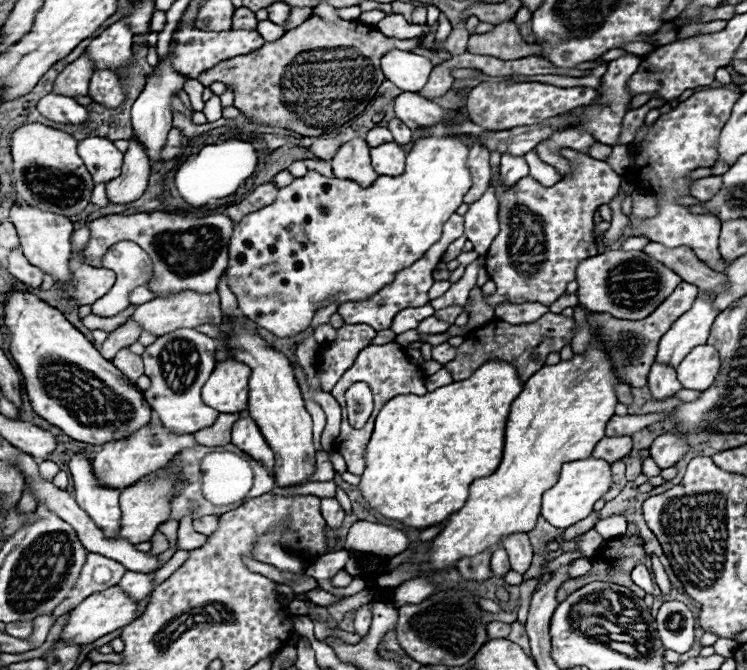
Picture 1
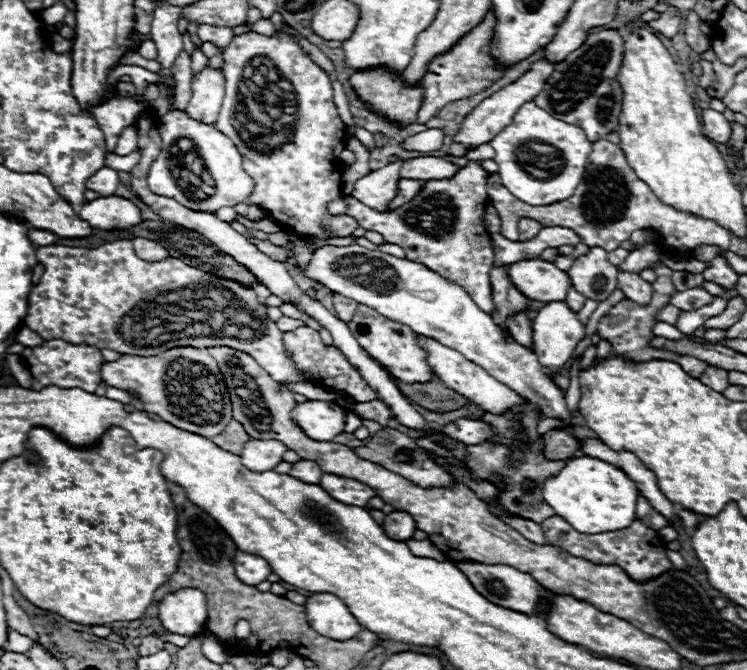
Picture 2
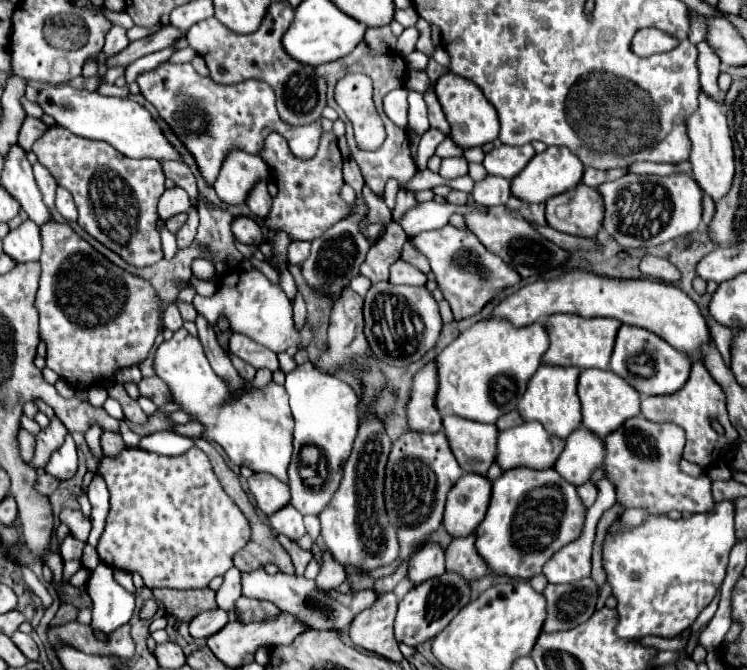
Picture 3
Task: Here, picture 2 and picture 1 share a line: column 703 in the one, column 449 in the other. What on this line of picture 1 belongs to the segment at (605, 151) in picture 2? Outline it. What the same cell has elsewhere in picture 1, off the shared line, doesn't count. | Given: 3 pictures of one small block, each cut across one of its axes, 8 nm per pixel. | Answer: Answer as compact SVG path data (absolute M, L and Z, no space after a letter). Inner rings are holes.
M452 214L450 220L444 224L444 234L442 234L442 238L440 238L420 260L416 260L412 266L402 268L400 272L396 272L394 282L390 282L388 286L384 286L382 290L378 290L378 292L376 292L374 296L370 296L368 300L358 300L358 302L348 300L348 302L340 304L338 314L344 318L346 324L370 324L374 330L386 330L386 328L390 328L392 318L394 318L400 310L428 304L428 302L430 302L430 300L428 300L428 290L430 290L430 286L432 286L432 282L434 282L432 272L434 272L434 268L438 266L438 262L442 260L446 248L448 248L456 238L460 238L462 234L464 234L464 216Z

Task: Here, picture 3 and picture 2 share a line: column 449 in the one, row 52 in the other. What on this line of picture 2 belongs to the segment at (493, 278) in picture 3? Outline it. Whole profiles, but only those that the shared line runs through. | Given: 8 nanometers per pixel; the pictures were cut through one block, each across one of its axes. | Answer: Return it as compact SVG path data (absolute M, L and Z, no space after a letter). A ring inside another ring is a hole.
M278 30L276 38L268 38L258 32L234 36L224 50L222 74L224 102L214 126L236 144L244 158L244 170L256 180L250 204L268 210L284 230L292 228L304 236L318 234L330 238L320 228L320 222L324 222L338 236L350 236L358 228L356 220L350 216L330 216L326 210L326 204L342 192L340 184L344 164L340 164L340 152L346 148L346 130L334 104L334 92L328 74L318 68L284 30Z

